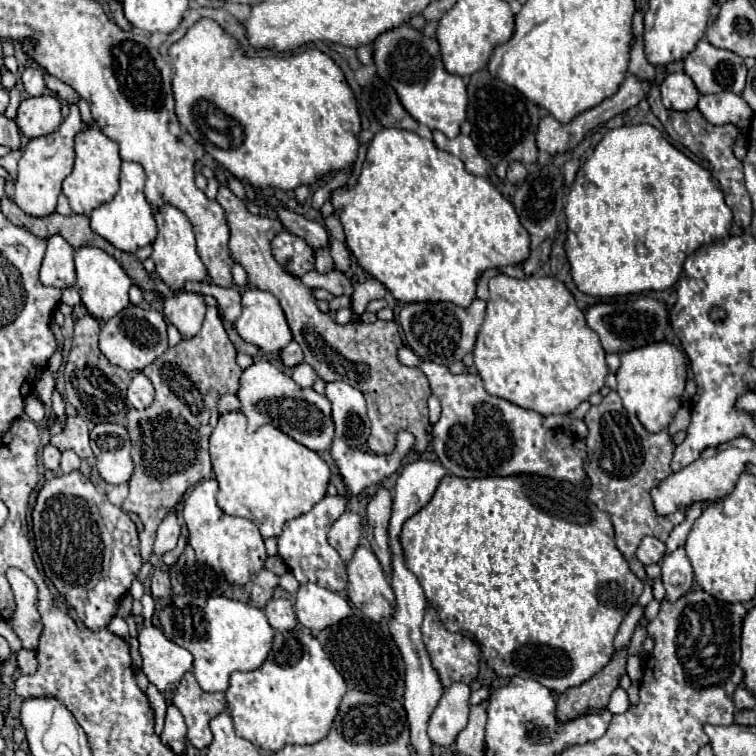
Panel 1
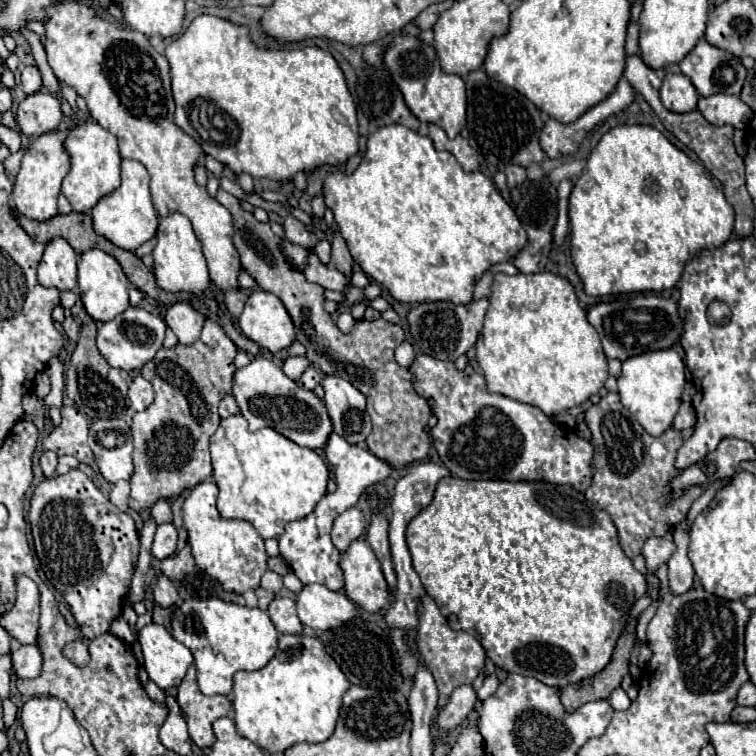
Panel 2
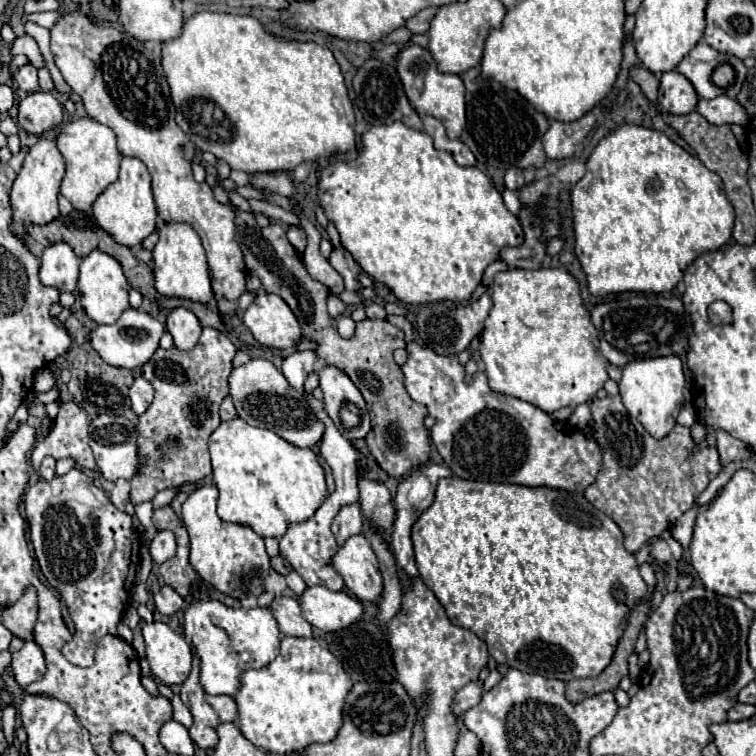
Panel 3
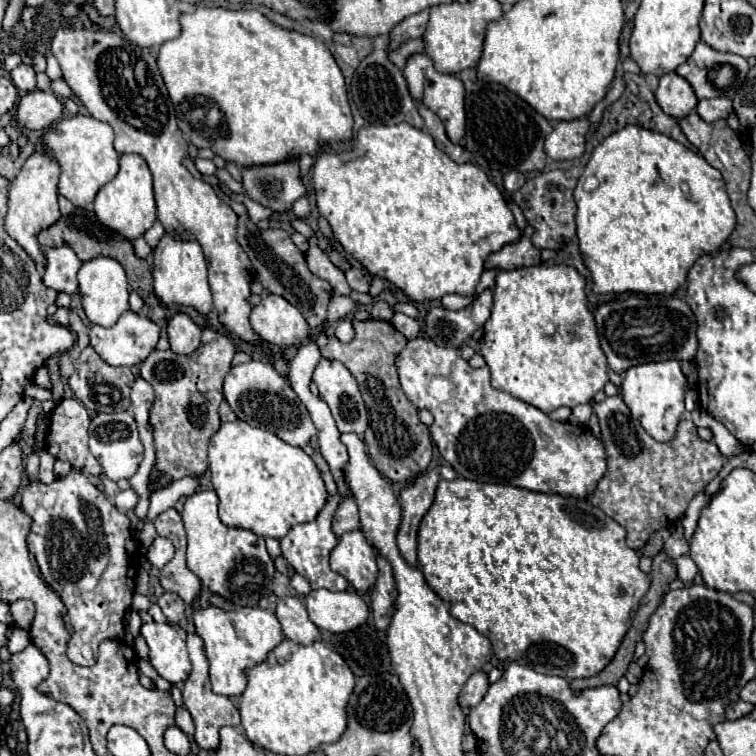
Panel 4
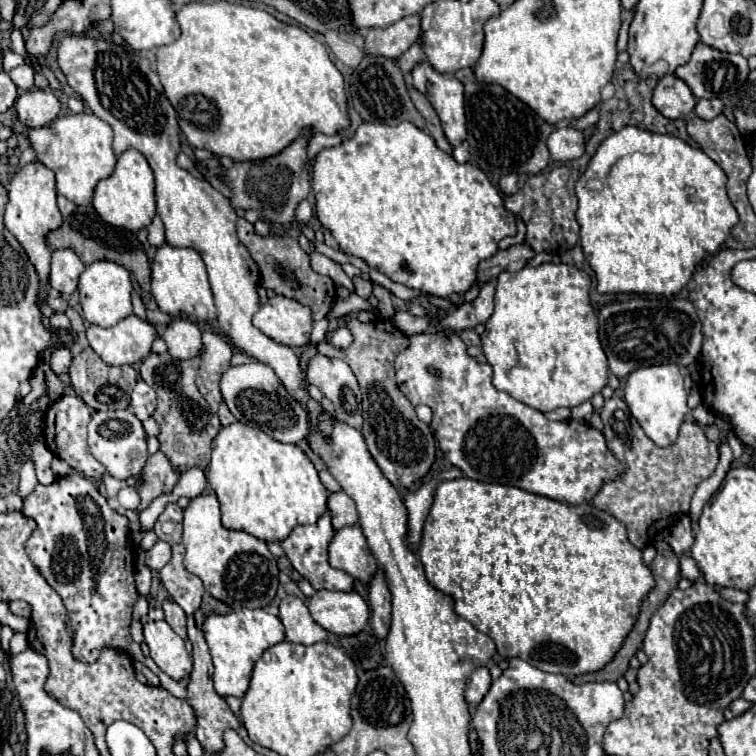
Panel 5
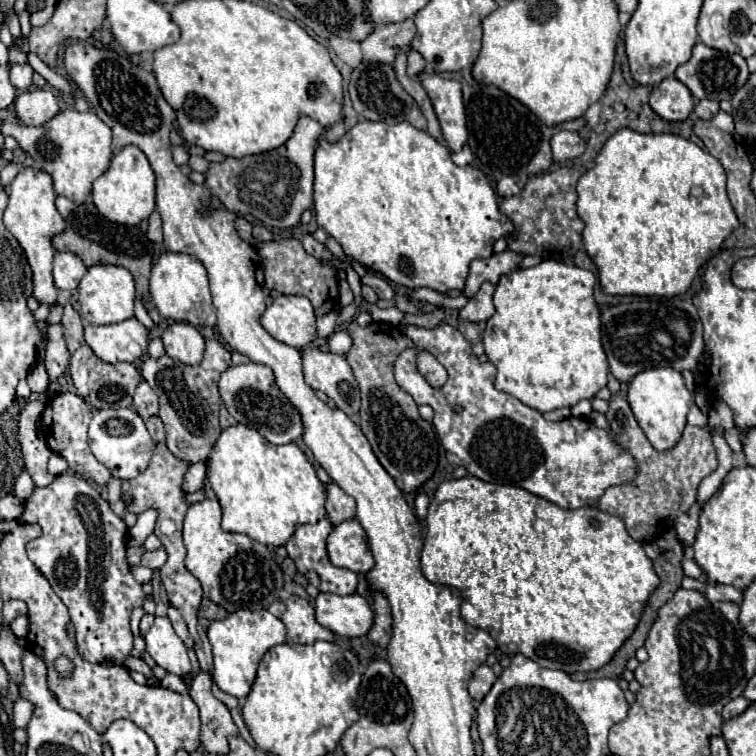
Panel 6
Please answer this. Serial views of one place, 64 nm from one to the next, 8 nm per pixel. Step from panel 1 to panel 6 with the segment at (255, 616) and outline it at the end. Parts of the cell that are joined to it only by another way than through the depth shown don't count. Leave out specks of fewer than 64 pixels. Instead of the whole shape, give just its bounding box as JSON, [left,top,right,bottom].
[208,610,286,700]

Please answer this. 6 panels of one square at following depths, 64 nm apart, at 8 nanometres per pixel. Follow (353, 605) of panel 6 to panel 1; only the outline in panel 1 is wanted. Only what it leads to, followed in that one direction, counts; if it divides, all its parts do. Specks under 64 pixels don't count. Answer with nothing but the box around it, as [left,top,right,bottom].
[294,582,352,632]

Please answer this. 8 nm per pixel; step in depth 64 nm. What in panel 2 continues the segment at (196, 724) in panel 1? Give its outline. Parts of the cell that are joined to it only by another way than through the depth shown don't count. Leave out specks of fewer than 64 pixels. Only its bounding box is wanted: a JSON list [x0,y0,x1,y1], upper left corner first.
[176,668,232,748]

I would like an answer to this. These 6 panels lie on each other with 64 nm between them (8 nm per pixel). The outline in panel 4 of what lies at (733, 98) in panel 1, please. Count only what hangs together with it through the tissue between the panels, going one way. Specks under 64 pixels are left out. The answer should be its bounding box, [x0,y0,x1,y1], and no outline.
[696,96,734,122]

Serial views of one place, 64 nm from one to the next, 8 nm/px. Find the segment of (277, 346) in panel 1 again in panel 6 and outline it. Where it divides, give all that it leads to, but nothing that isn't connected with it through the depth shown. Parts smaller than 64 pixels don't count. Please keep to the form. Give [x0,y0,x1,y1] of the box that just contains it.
[260,296,316,348]

